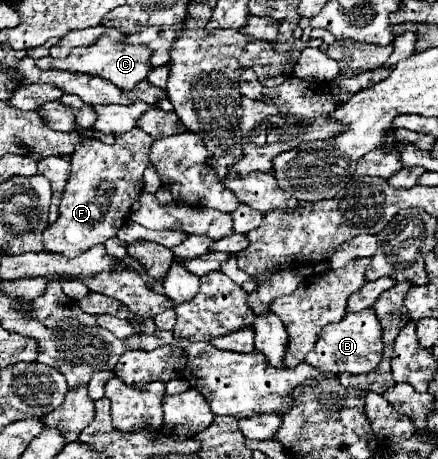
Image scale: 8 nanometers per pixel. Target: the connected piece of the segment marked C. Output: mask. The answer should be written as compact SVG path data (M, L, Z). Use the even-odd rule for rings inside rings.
M107 28L105 34L91 46L79 46L73 48L71 54L65 59L55 59L51 56L39 58L35 64L39 68L57 68L57 70L71 70L71 72L81 72L81 74L91 74L91 76L101 76L105 80L111 80L119 88L135 88L141 80L147 78L155 66L151 66L151 50L145 44L127 44L125 34L121 34L117 28Z

